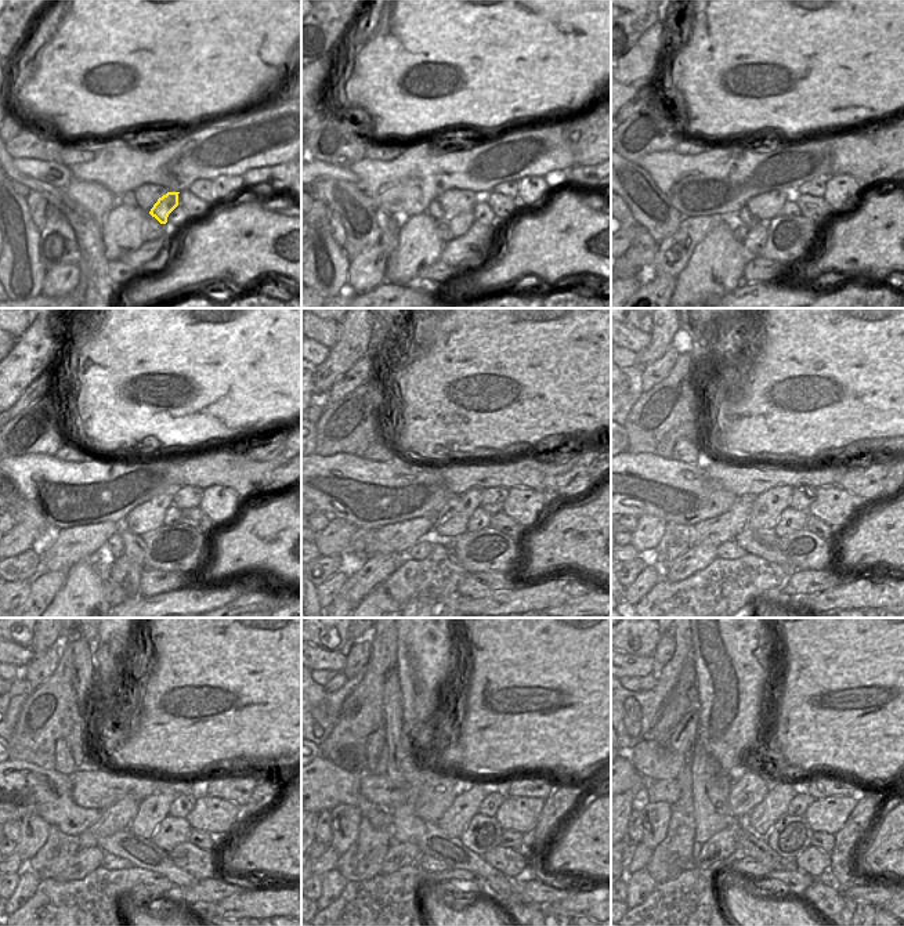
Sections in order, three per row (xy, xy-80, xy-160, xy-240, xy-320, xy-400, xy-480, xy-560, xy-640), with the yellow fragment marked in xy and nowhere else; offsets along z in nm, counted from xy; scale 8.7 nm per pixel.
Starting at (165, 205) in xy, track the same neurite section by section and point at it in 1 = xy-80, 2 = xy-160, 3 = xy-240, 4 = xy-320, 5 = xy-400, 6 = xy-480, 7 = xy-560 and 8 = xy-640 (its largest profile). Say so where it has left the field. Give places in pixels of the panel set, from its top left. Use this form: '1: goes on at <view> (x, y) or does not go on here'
1: goes on at xy-80 (459, 224)
2: goes on at xy-160 (754, 242)
3: goes on at xy-240 (125, 575)
4: goes on at xy-320 (433, 582)
5: goes on at xy-400 (747, 579)
6: goes on at xy-480 (114, 892)
7: goes on at xy-560 (409, 893)
8: goes on at xy-640 (712, 899)

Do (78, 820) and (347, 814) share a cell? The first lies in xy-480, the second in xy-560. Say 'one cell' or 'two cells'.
two cells

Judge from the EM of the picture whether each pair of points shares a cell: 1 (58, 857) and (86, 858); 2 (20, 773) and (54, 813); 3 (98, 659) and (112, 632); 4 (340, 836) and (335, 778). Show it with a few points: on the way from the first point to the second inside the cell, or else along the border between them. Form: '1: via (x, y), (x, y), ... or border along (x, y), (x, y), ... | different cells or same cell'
1: border along (80, 849), (53, 878) | different cells
2: via (29, 782), (50, 803) | same cell
3: via (104, 653), (112, 639) | same cell
4: border along (329, 810), (340, 805), (351, 805), (362, 816) | different cells

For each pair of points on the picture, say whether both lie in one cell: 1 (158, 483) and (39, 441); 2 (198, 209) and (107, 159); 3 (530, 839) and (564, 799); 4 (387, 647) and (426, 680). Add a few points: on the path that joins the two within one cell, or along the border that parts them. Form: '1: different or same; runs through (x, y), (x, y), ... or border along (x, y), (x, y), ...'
1: different; border along (20, 455), (46, 454), (53, 456)
2: different; border along (187, 188), (180, 192)
3: same; runs through (539, 831), (556, 809)
4: different; border along (396, 632), (397, 664)

